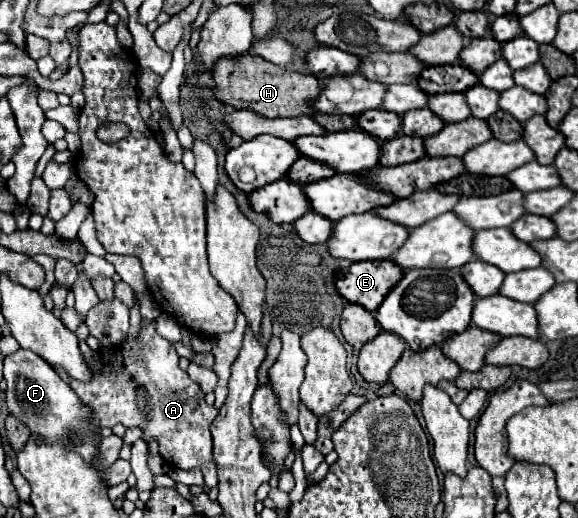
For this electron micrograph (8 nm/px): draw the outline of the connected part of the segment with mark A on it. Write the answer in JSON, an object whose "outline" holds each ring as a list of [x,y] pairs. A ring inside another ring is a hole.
{"outline":[[[142,320],[136,338],[126,336],[126,340],[122,340],[122,344],[108,356],[94,352],[94,358],[100,362],[100,374],[92,372],[88,382],[72,380],[64,368],[54,368],[60,378],[78,394],[80,402],[92,410],[92,422],[102,428],[112,428],[116,424],[140,428],[144,442],[158,442],[164,462],[182,470],[200,468],[206,486],[218,486],[210,436],[210,424],[218,416],[218,410],[206,404],[200,386],[192,382],[184,370],[180,370],[174,344],[156,332],[154,320]],[[140,388],[144,388],[148,394],[148,414],[142,414],[136,404]]]}

